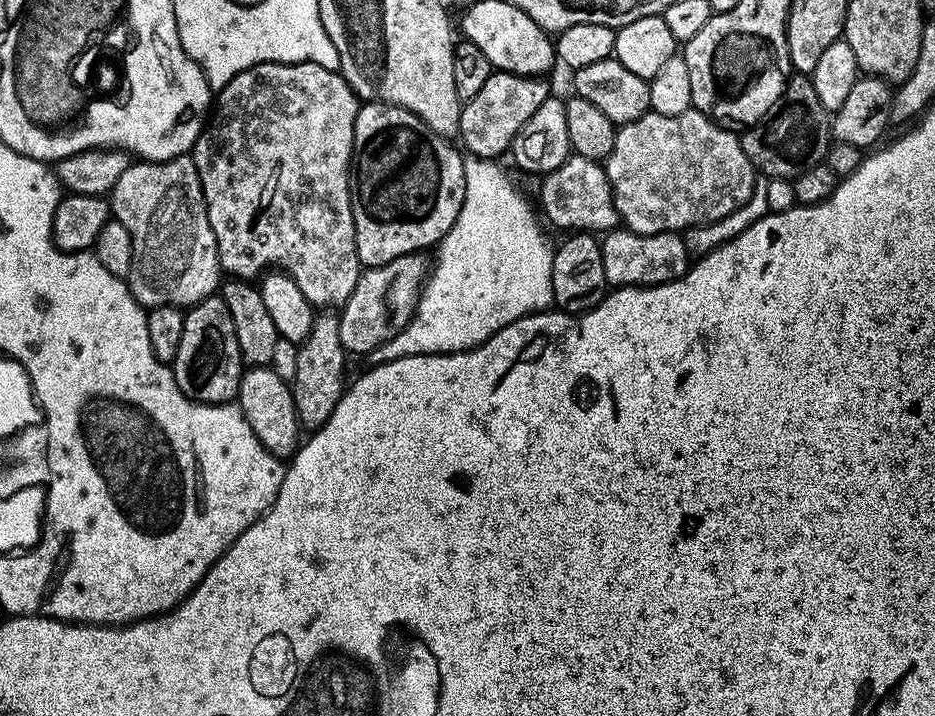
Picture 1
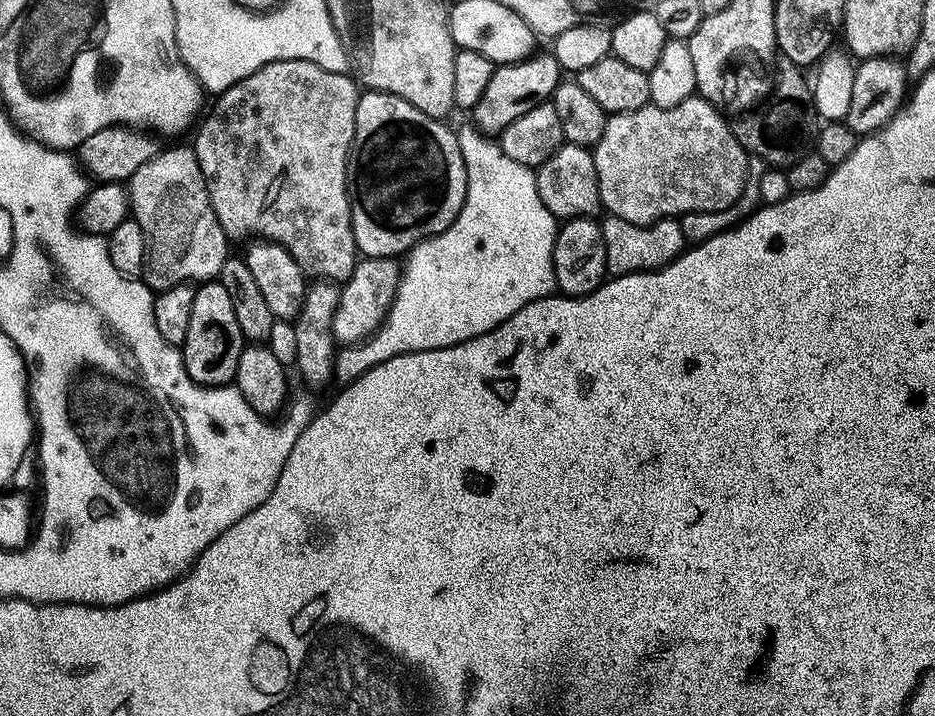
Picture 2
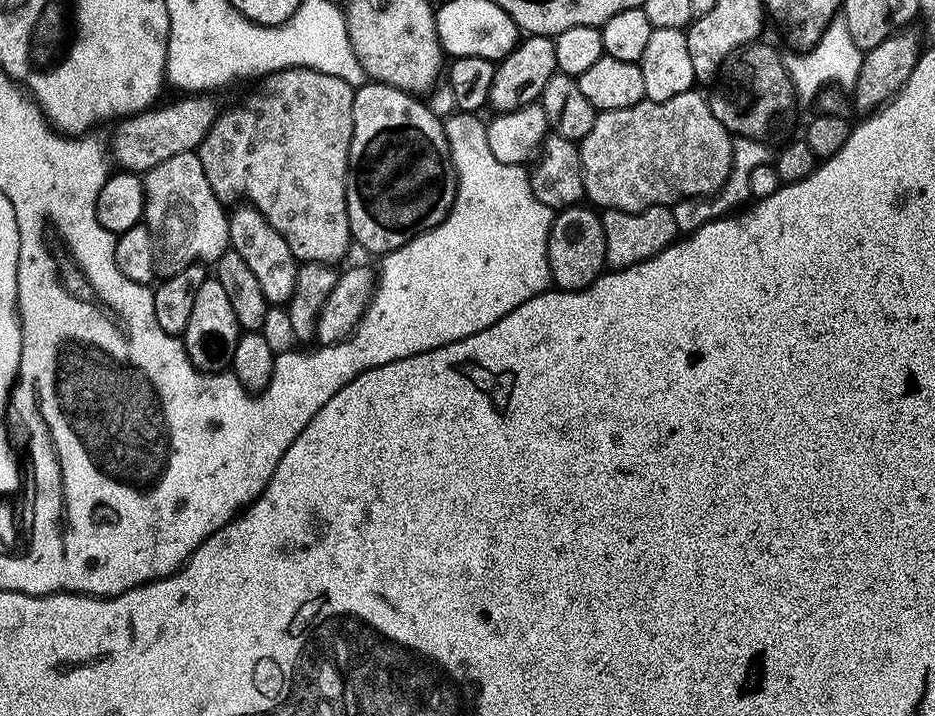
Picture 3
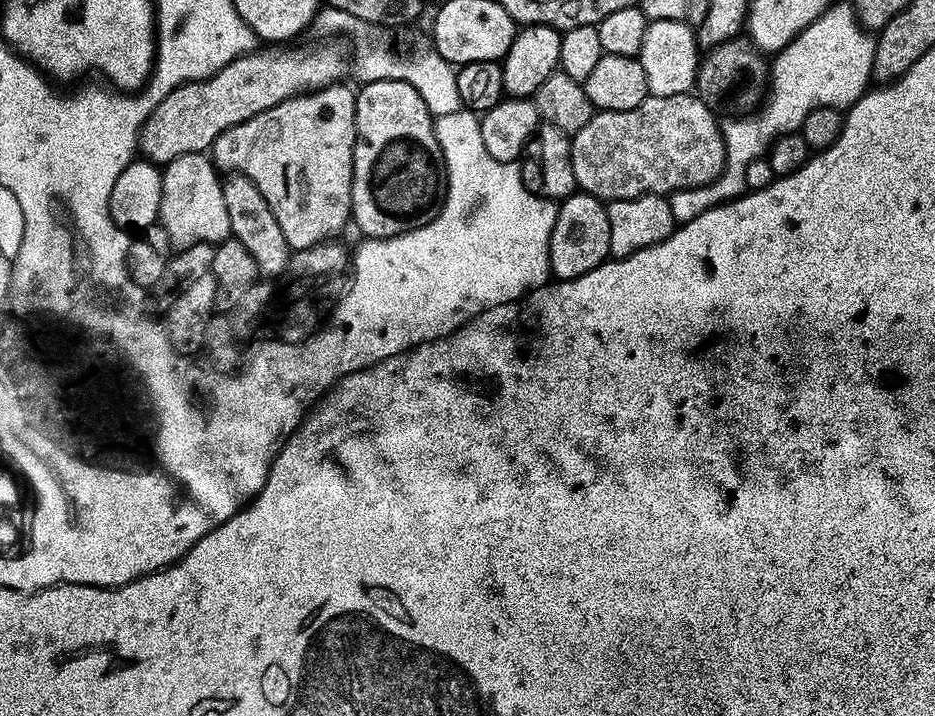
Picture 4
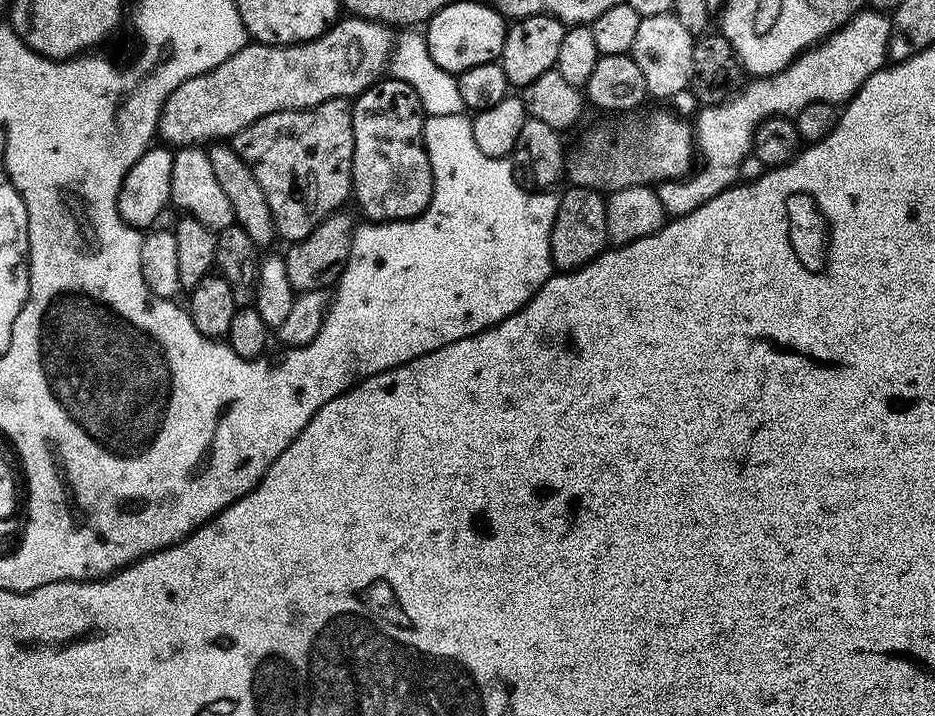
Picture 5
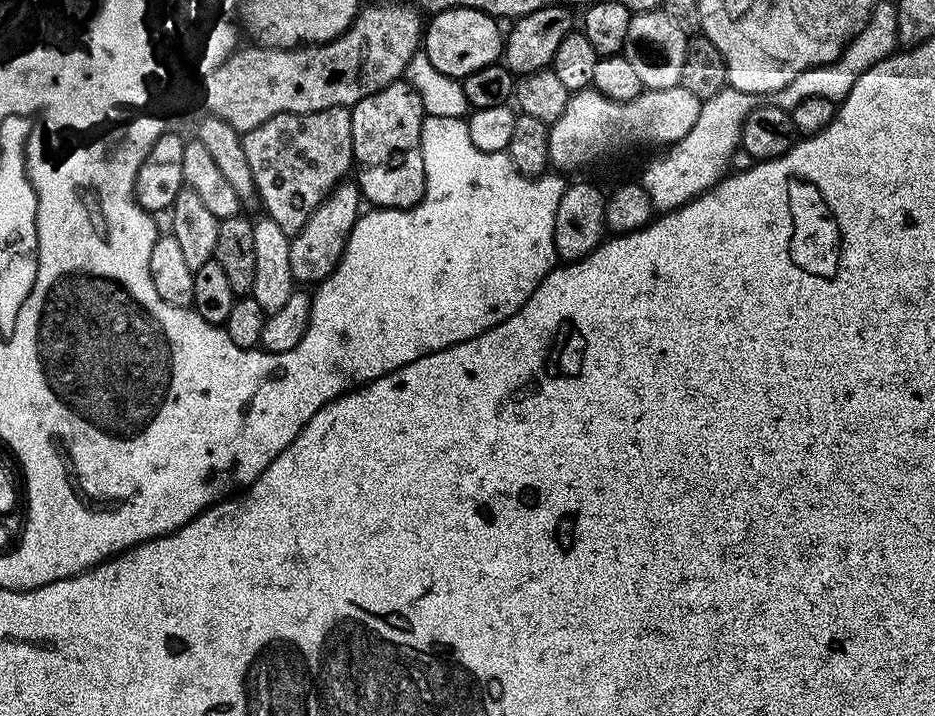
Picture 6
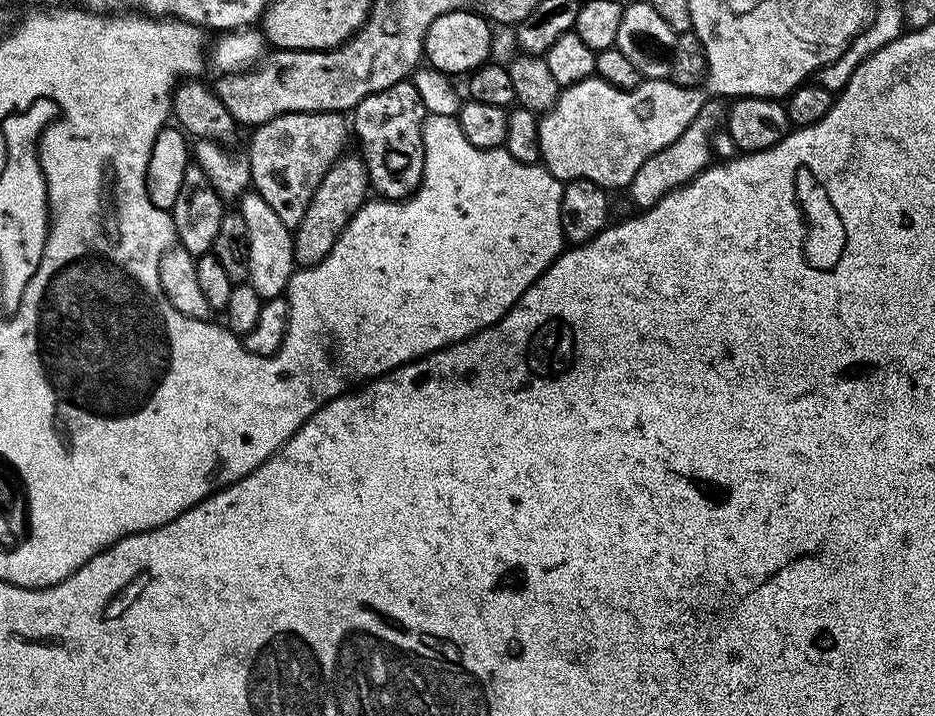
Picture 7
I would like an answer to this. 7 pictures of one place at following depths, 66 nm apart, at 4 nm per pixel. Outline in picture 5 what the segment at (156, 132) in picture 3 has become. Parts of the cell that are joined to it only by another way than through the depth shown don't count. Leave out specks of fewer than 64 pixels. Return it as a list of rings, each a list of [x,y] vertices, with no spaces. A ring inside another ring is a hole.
[[[350,15],[337,19],[321,36],[307,40],[304,44],[281,46],[245,43],[238,54],[226,58],[226,62],[214,66],[214,70],[206,74],[186,78],[186,82],[182,82],[168,95],[162,113],[163,127],[168,127],[164,136],[169,141],[165,141],[176,150],[192,145],[204,146],[209,142],[224,142],[266,114],[294,112],[298,108],[313,108],[327,100],[355,98],[385,75],[393,47],[394,32],[389,25]]]

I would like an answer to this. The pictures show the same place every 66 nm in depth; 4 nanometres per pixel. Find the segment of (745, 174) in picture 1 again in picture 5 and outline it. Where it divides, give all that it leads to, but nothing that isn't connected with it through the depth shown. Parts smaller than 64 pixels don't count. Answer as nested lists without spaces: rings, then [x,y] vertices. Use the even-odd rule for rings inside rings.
[[[675,111],[652,112],[639,120],[636,114],[628,114],[617,124],[604,124],[593,132],[588,132],[576,144],[576,149],[566,156],[566,176],[578,188],[592,188],[598,193],[617,192],[626,186],[649,186],[657,182],[670,182],[675,178],[689,175],[694,164],[694,128],[683,115]]]

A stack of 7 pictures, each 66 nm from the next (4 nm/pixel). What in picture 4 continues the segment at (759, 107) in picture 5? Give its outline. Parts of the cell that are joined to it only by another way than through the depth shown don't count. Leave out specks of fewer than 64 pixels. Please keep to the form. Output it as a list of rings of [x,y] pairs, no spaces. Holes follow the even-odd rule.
[[[832,3],[817,20],[803,28],[785,48],[775,53],[770,64],[770,87],[762,107],[751,114],[740,114],[723,121],[724,171],[720,179],[706,189],[706,195],[712,199],[709,201],[717,205],[745,195],[747,164],[756,157],[763,157],[774,138],[799,133],[810,110],[847,110],[858,103],[873,83],[875,53],[873,33],[860,23],[851,3]]]

